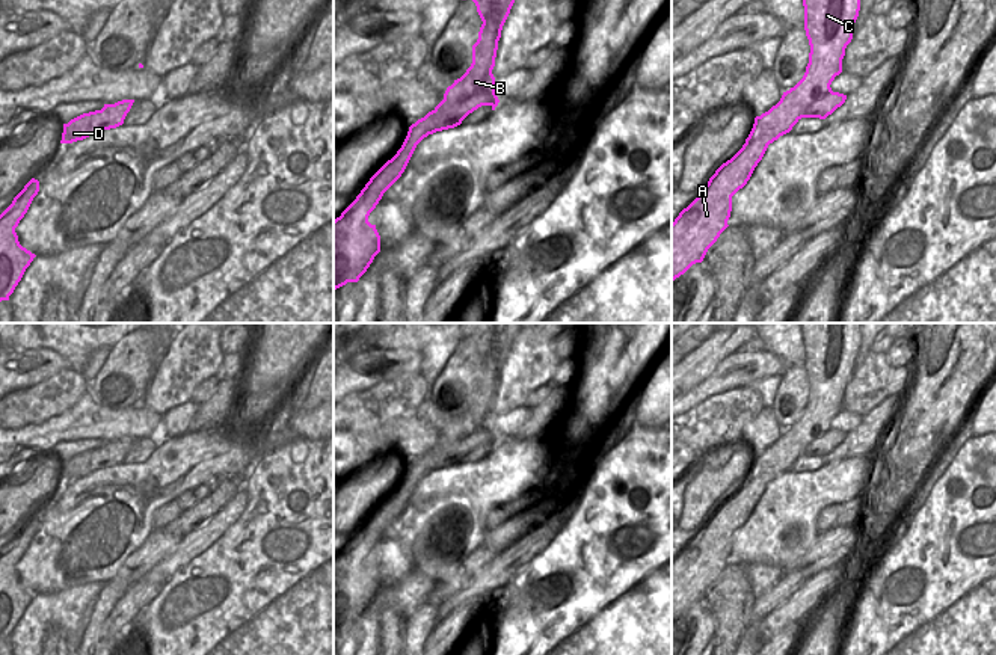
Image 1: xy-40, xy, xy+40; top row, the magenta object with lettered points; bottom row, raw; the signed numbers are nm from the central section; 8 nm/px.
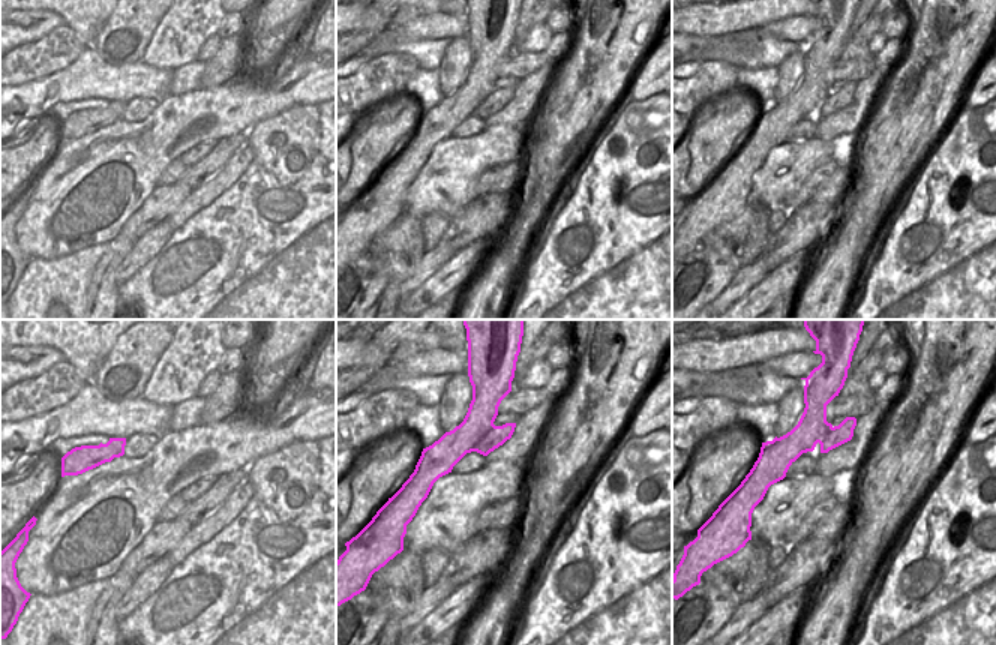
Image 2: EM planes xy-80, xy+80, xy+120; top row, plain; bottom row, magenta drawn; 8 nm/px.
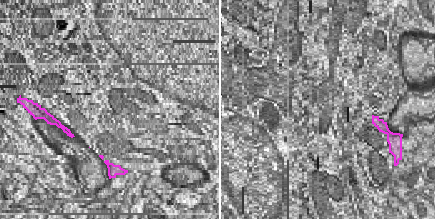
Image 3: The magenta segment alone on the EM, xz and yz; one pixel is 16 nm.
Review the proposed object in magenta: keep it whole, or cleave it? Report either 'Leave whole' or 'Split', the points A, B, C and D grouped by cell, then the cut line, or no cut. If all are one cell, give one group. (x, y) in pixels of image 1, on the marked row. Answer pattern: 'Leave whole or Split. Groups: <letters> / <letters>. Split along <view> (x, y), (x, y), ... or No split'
Split. Groups: A B C / D. Split along xy (494, 92), (477, 92), (451, 106), (433, 110)

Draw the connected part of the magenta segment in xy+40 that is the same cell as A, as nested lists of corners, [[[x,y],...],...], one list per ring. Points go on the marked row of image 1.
[[[803,0],[803,6],[804,30],[810,45],[806,72],[794,88],[783,92],[776,106],[755,118],[752,128],[752,133],[756,134],[755,140],[744,143],[730,160],[723,163],[697,198],[672,223],[672,281],[684,275],[693,264],[703,261],[708,249],[729,226],[732,196],[747,184],[768,145],[789,133],[812,101],[818,101],[830,94],[832,81],[842,72],[842,59],[847,45],[853,39],[860,0]]]

